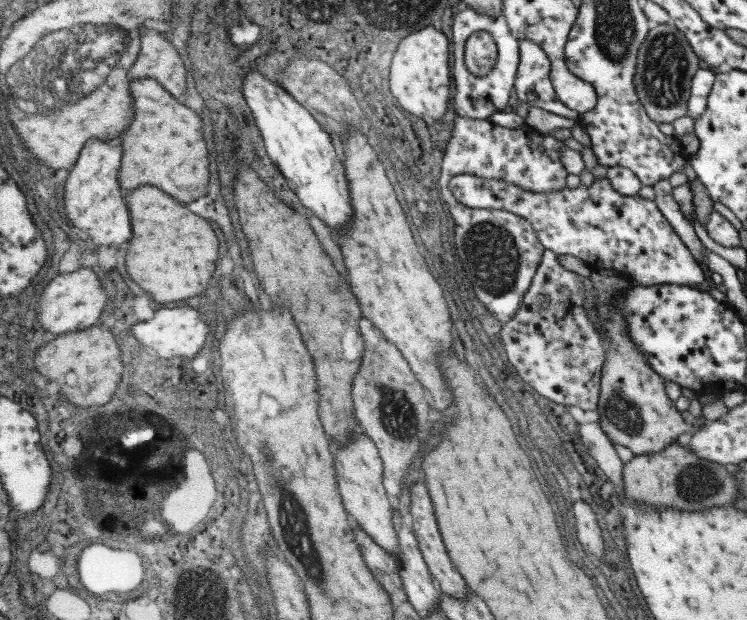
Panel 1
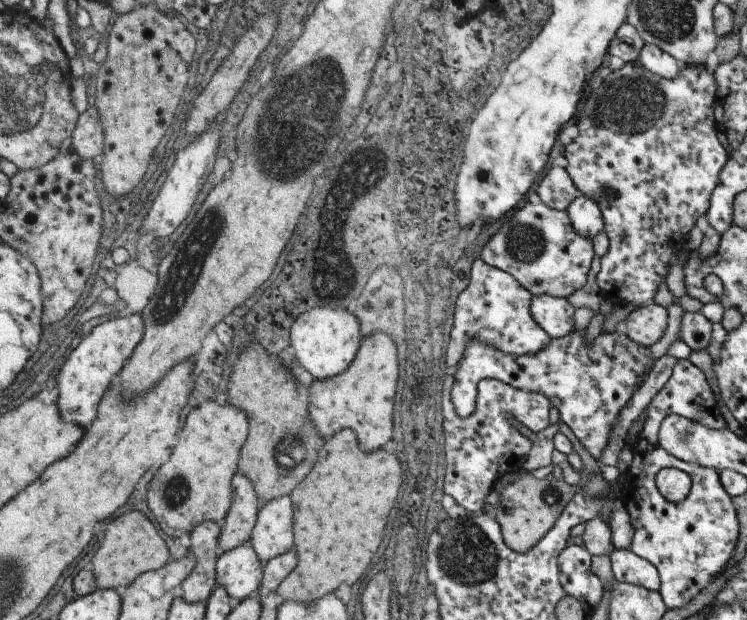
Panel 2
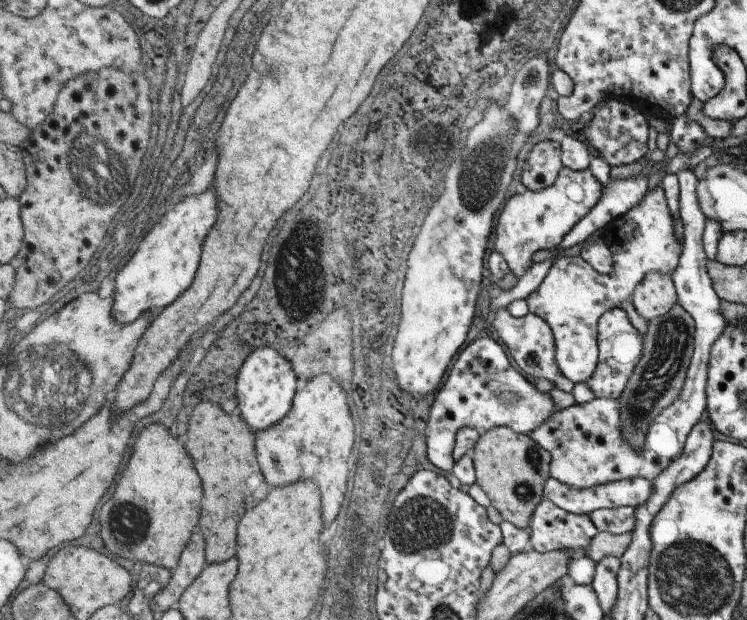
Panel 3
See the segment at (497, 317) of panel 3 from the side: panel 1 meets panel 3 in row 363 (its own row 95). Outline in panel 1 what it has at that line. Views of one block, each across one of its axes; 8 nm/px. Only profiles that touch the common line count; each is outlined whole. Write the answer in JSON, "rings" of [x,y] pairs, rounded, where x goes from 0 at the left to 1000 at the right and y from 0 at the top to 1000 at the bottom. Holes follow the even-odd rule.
{"rings":[[[705,65],[695,68],[695,106],[689,116],[689,135],[687,145],[692,152],[692,161],[697,168],[705,168],[708,174],[724,174],[730,181],[754,187],[754,190],[767,190],[775,194],[775,184],[754,171],[743,145],[735,132],[735,94],[732,87],[719,74]]]}

